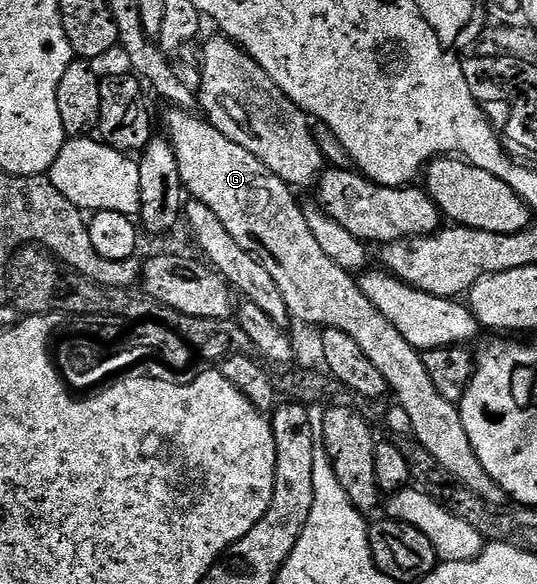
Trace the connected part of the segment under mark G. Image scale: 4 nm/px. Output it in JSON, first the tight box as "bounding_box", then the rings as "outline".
{"bounding_box":[164,108,505,506],"outline":[[[168,108],[164,114],[164,126],[168,129],[166,137],[174,148],[174,156],[178,156],[178,176],[185,191],[195,201],[206,204],[206,208],[210,208],[210,212],[214,212],[214,216],[222,220],[226,232],[230,232],[230,236],[238,240],[238,245],[246,248],[246,252],[250,252],[250,256],[258,259],[262,268],[266,268],[266,272],[274,276],[274,284],[278,284],[282,300],[286,300],[286,308],[295,321],[297,318],[308,326],[346,332],[346,336],[350,336],[354,344],[358,344],[358,348],[366,352],[370,364],[374,364],[374,368],[382,372],[389,391],[393,395],[396,393],[395,405],[406,408],[406,413],[410,415],[411,437],[419,442],[422,448],[426,448],[430,456],[434,456],[439,469],[451,476],[457,484],[470,488],[470,492],[482,496],[482,500],[486,500],[491,506],[505,505],[505,490],[489,476],[486,468],[482,468],[470,444],[470,436],[466,436],[459,405],[446,400],[446,396],[438,392],[432,374],[426,372],[423,353],[410,345],[406,336],[402,336],[402,332],[398,332],[398,328],[390,324],[390,320],[386,320],[382,312],[378,312],[376,305],[362,292],[359,281],[349,271],[338,268],[338,264],[334,264],[334,260],[330,260],[330,256],[322,252],[318,240],[314,240],[314,232],[310,232],[310,224],[306,224],[304,206],[296,203],[296,198],[292,195],[295,194],[293,187],[286,185],[278,176],[274,176],[274,172],[270,172],[270,168],[266,168],[266,164],[262,164],[258,156],[246,152],[242,144],[234,144],[234,140],[222,136],[218,128],[211,126],[203,117],[195,118],[196,116],[191,110],[179,108]]]}

